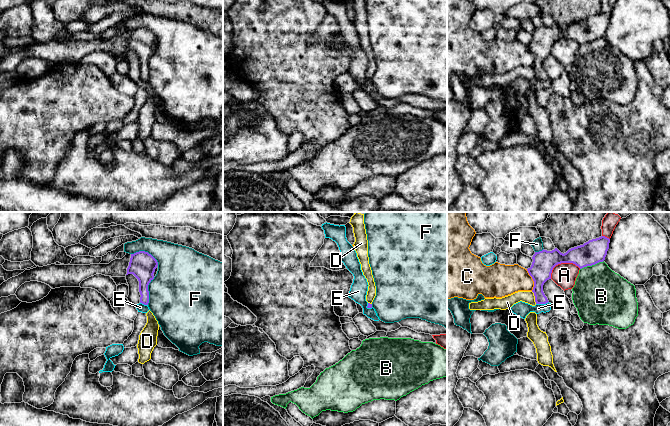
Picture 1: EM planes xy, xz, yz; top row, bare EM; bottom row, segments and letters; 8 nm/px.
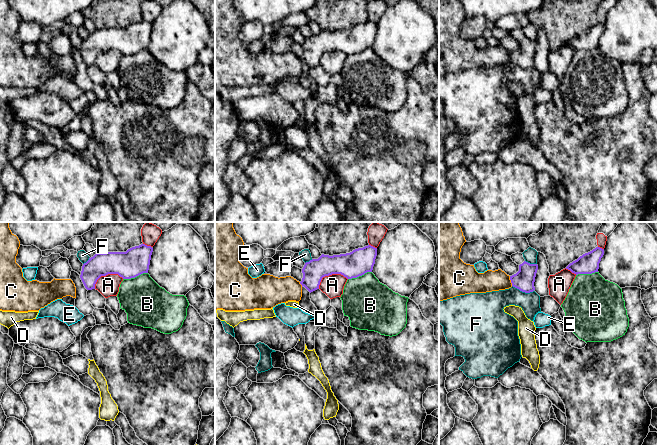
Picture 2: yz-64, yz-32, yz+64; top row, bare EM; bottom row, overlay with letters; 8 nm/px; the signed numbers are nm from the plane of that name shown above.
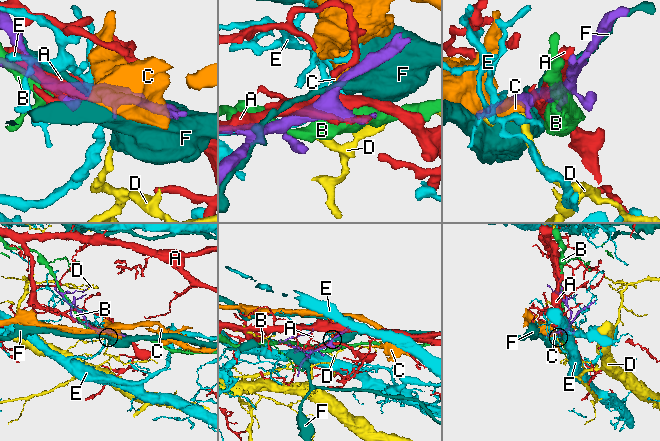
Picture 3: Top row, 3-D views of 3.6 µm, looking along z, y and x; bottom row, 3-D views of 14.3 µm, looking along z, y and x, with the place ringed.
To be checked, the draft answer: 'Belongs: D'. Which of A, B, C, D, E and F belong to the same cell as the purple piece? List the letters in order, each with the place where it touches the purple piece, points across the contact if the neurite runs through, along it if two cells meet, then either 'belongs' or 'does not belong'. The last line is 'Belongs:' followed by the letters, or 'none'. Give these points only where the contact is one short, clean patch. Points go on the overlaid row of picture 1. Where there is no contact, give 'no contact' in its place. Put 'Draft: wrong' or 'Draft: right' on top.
Draft: wrong
A: yz (561, 262) | does not belong
B: yz (591, 265) | does not belong
C: yz (533, 280) | along yz (526, 269), (533, 281), (532, 290) | does not belong
D: yz (535, 297) | along yz (531, 291), (536, 303) | does not belong
E: yz (542, 303) | along yz (548, 301), (536, 304) | does not belong
F: xy (146, 252) | does not belong
Belongs: none

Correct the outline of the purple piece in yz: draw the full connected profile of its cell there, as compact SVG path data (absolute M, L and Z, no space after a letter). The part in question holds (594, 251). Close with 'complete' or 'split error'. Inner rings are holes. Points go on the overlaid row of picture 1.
M601 236L589 240L583 245L569 249L566 253L561 253L557 248L552 251L542 250L535 252L532 265L527 269L534 281L532 292L535 296L536 304L546 304L548 299L543 292L544 283L551 279L553 268L561 263L573 263L580 269L603 262L609 249L610 239Z; complete

